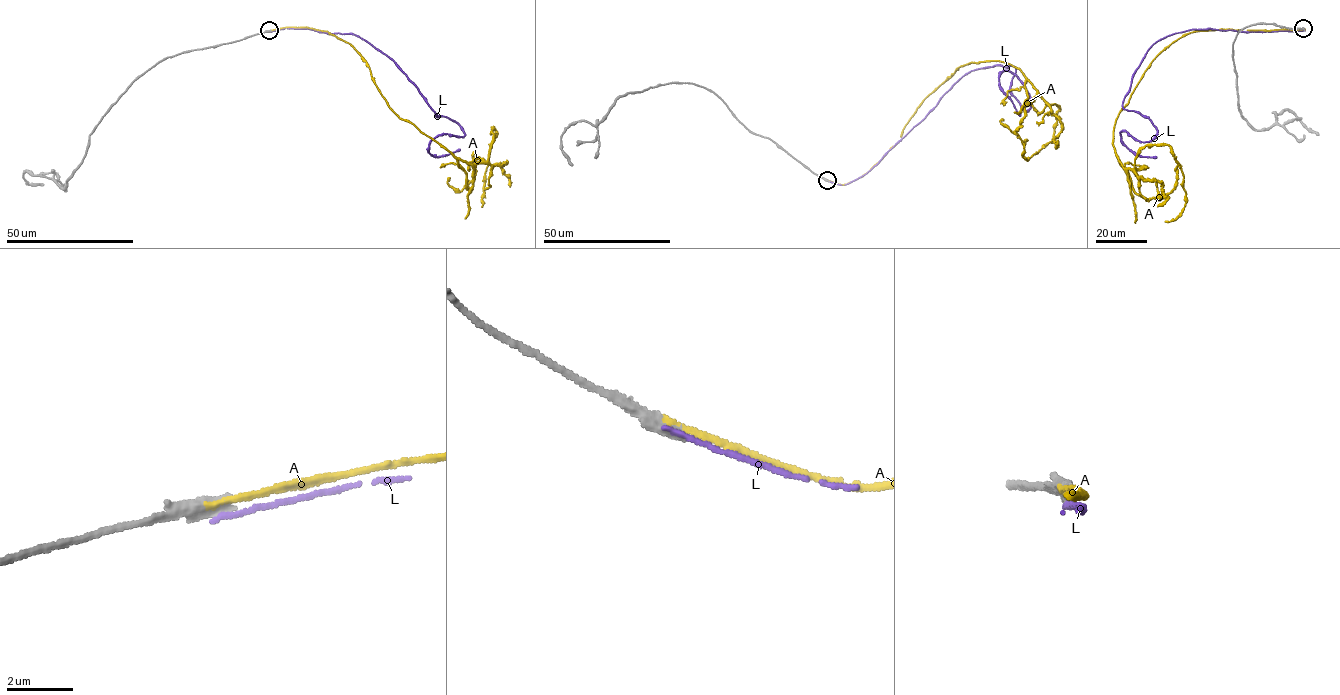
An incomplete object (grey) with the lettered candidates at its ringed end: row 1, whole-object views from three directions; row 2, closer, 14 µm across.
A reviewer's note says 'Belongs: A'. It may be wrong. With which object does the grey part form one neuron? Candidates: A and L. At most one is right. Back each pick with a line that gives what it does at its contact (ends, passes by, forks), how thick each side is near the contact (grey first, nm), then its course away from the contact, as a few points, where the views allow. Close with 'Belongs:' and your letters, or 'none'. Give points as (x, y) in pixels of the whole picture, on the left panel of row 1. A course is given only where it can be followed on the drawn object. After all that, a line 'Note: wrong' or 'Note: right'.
A: it ends there; 500 nm thick on the grey side, 200 nm on the other; it runs (269, 31), (305, 27), (327, 31), (351, 44), (400, 118), (472, 164), (488, 157), (494, 127), (481, 207)
Belongs: A
Note: right

